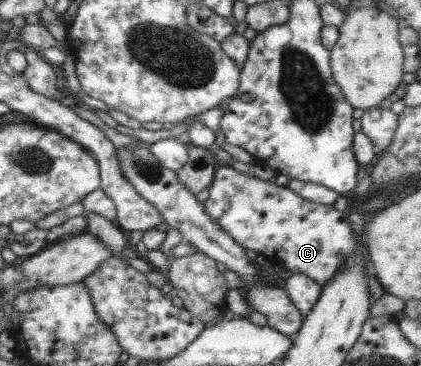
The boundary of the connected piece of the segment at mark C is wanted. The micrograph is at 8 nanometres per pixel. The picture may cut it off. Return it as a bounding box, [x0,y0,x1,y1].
[207,166,355,287]

